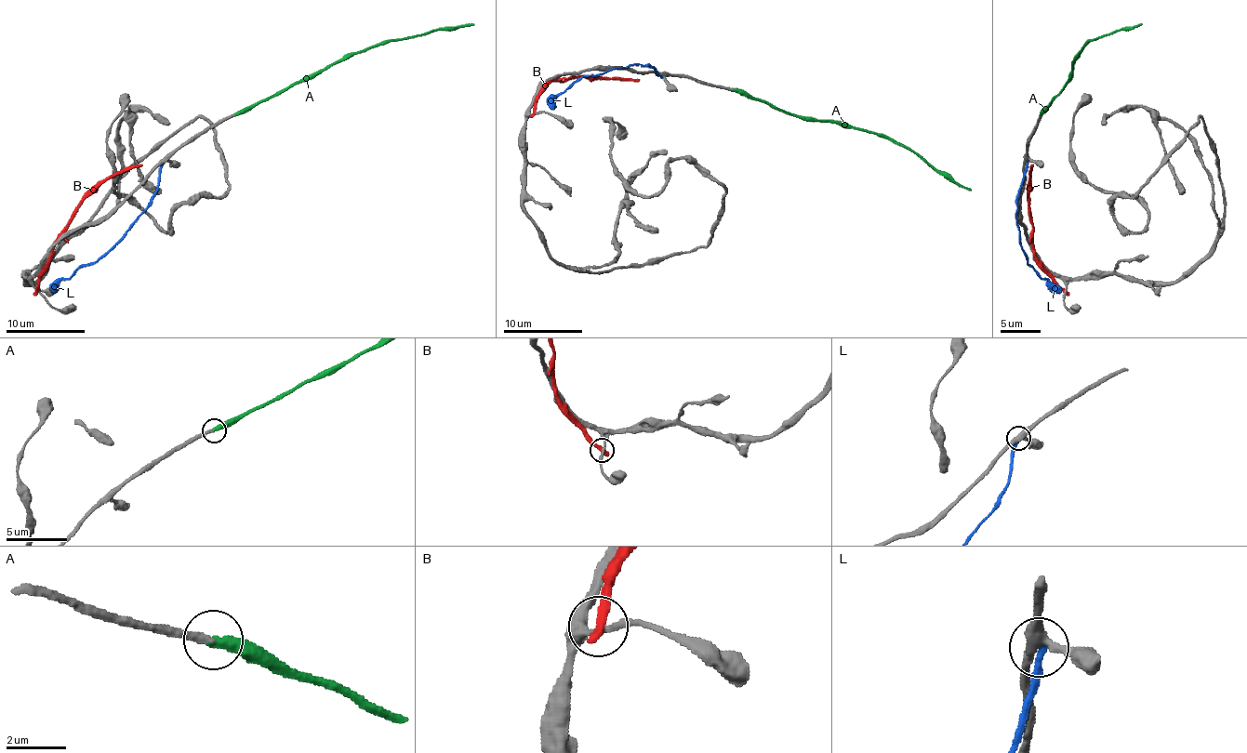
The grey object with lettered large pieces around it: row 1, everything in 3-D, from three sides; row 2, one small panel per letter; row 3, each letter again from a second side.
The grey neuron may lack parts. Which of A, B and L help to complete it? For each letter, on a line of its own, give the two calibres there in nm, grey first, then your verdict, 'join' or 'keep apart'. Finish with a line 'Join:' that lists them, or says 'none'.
A: 240/400 nm | join
B: 170/360 nm | keep apart
L: 360/260 nm | keep apart
Join: A

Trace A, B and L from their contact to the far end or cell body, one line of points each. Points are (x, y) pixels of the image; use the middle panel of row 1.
A: (732, 88), (743, 90), (753, 99), (765, 100), (801, 118), (841, 120), (853, 128), (895, 140), (971, 190)
B: (534, 112), (536, 97), (551, 81), (601, 76), (639, 81)
L: (660, 74), (650, 65), (615, 67), (577, 79), (550, 109)

